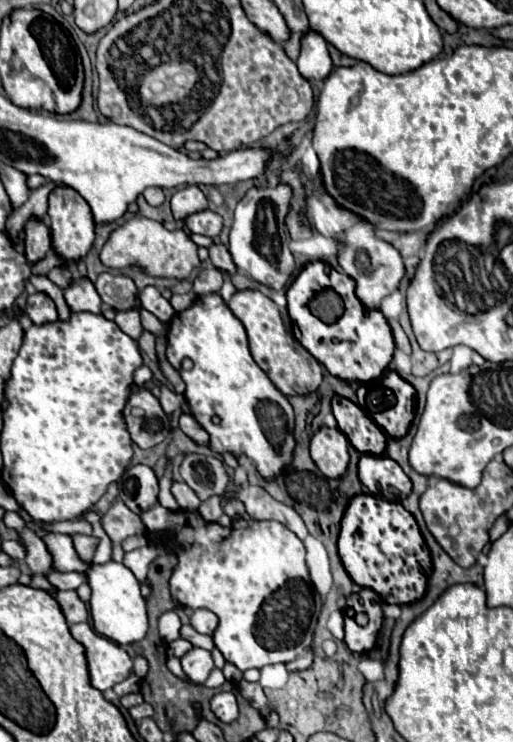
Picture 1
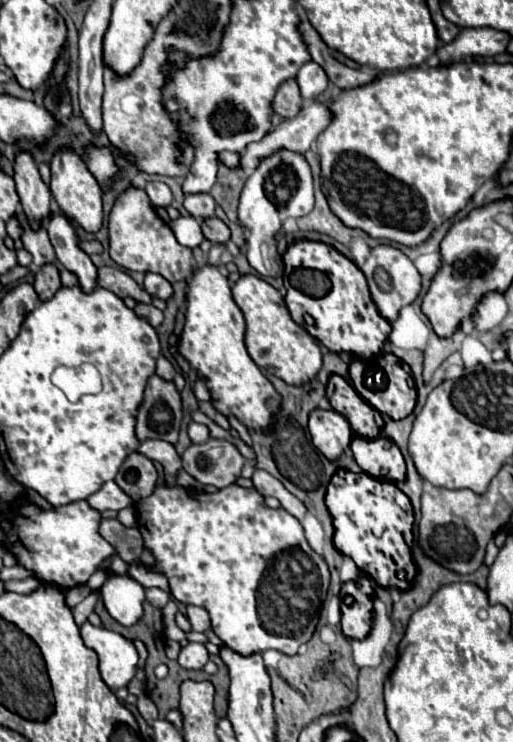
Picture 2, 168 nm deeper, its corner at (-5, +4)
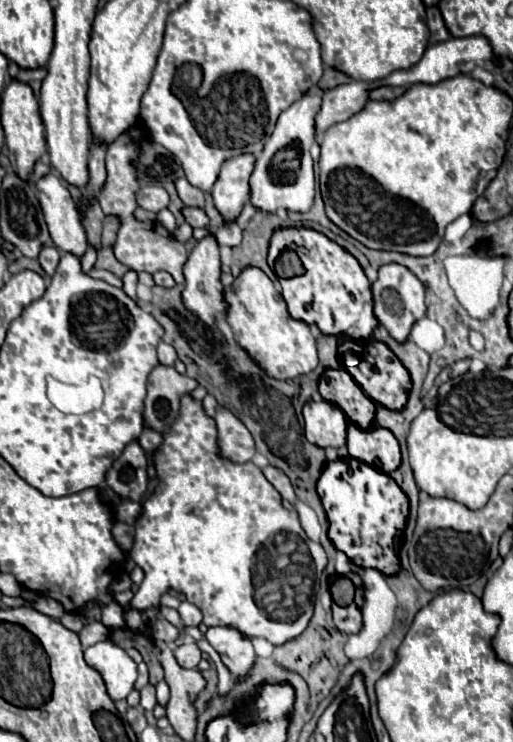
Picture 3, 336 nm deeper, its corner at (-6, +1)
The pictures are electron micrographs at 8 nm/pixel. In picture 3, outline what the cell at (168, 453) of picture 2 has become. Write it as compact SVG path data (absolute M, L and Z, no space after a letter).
M143 426L143 434L139 436L139 444L143 446L143 450L147 452L149 458L151 458L151 454L153 454L153 450L161 444L161 440L163 440L163 438L161 438L159 432L153 432L151 428L145 428L145 426Z

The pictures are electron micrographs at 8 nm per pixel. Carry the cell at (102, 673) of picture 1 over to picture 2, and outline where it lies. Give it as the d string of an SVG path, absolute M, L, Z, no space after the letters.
M88 621L80 627L80 635L84 639L84 645L94 649L98 655L100 675L104 683L112 691L126 687L134 677L138 663L138 653L132 641L104 627L94 627Z

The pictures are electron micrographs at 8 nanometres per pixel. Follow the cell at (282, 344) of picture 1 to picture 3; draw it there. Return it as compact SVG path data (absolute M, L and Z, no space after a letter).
M253 266L241 270L233 284L225 288L223 298L229 306L227 324L233 332L235 342L263 368L267 376L273 376L277 380L289 380L315 370L317 348L309 326L303 320L295 320L287 312L283 296L263 274L263 270Z

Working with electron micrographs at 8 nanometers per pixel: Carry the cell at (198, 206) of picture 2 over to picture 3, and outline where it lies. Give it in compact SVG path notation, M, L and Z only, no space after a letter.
M177 178L175 180L175 186L177 186L177 194L179 198L183 200L185 206L197 206L197 208L203 208L205 204L205 196L199 188L193 188L187 178Z

